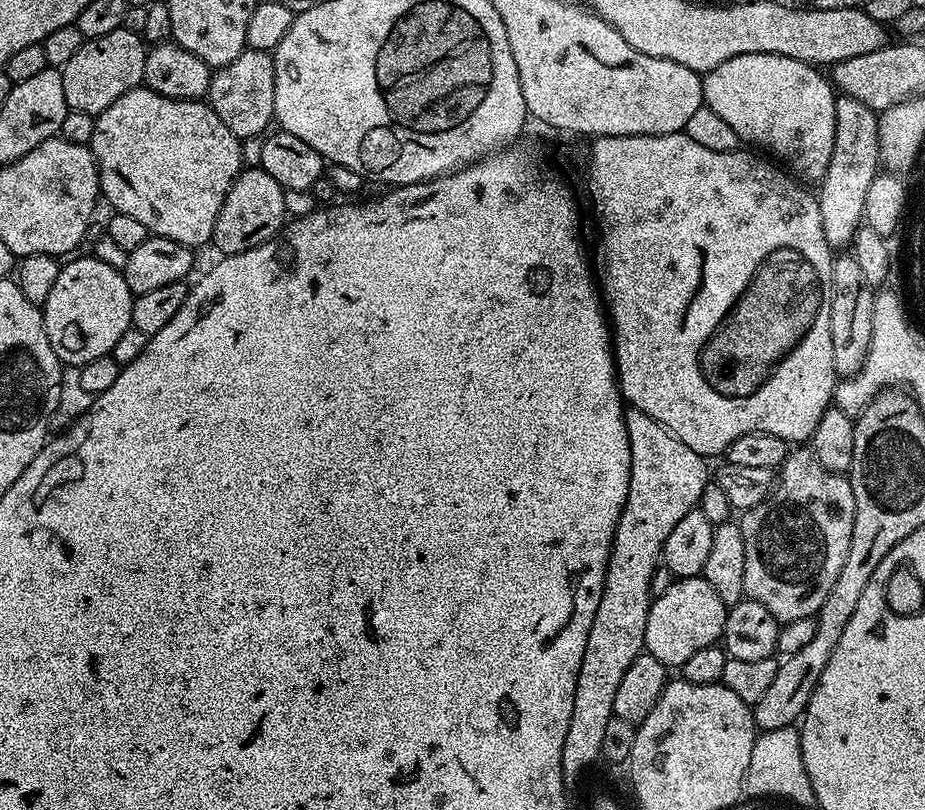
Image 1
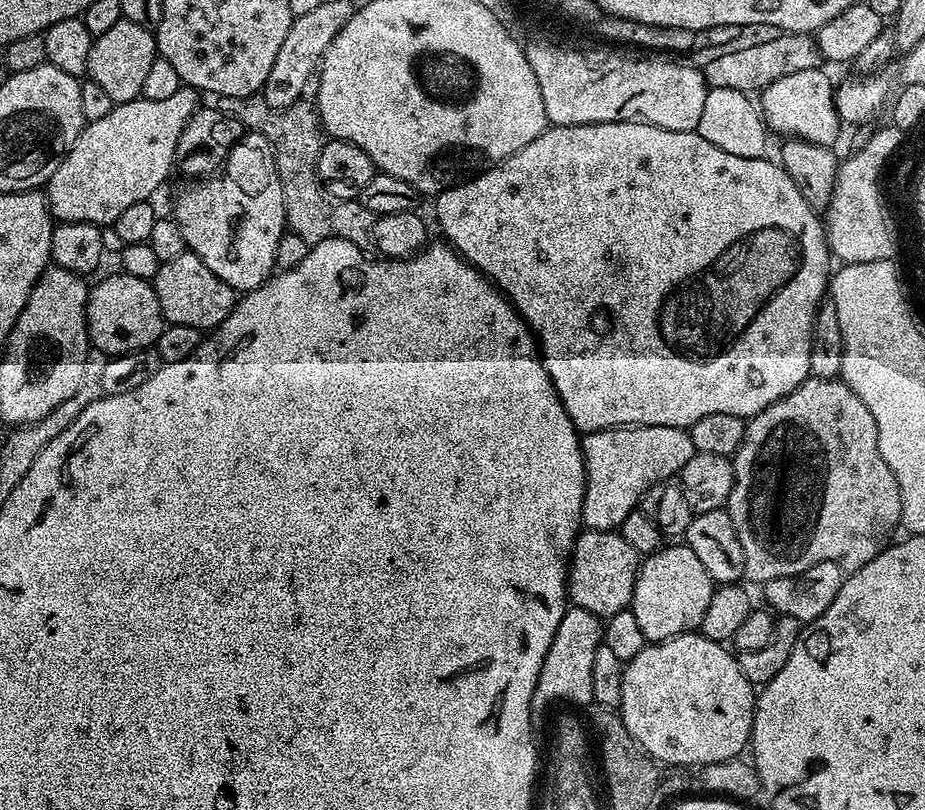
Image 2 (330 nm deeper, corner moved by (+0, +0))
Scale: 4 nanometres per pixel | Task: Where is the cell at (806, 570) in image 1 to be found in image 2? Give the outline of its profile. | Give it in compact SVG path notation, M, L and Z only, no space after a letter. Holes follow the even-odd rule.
M809 375L790 394L786 394L778 402L766 406L757 416L751 417L744 425L744 441L738 446L735 456L731 457L734 470L734 486L730 490L727 502L728 513L734 522L734 530L738 534L738 542L742 542L744 555L744 575L750 581L763 582L793 576L818 562L834 562L845 573L851 574L858 571L866 562L870 562L889 544L893 543L897 535L896 528L901 527L900 515L902 514L902 498L898 490L898 482L894 474L890 474L890 466L886 466L886 458L878 450L878 426L874 426L874 414L866 410L866 402L844 384L843 379L827 380Z

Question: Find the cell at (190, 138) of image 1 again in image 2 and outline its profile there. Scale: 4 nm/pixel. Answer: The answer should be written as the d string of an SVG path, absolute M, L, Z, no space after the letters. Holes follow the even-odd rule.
M245 131L240 141L232 147L227 163L232 164L236 171L236 180L221 174L193 179L189 188L175 193L174 219L178 230L182 230L185 249L202 258L206 267L214 270L214 274L218 274L218 278L222 278L222 282L226 282L226 286L230 286L233 292L243 294L261 288L276 268L278 242L286 231L282 182L278 182L278 170L270 142L262 138L262 134Z

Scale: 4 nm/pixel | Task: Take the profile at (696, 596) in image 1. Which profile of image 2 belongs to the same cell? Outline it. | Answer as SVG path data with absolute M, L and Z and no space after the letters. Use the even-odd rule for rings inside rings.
M672 542L669 546L661 546L651 556L643 557L637 582L634 586L630 611L638 618L638 627L642 629L645 641L669 640L681 636L684 632L695 632L702 622L702 614L706 614L706 606L710 606L710 598L714 591L714 581L706 574L706 566L694 555L683 542Z

